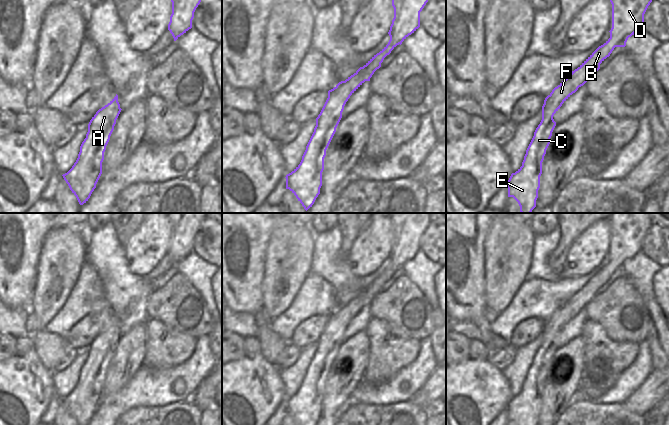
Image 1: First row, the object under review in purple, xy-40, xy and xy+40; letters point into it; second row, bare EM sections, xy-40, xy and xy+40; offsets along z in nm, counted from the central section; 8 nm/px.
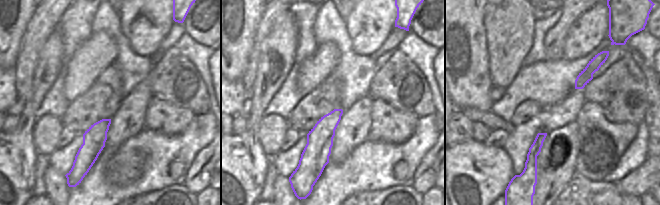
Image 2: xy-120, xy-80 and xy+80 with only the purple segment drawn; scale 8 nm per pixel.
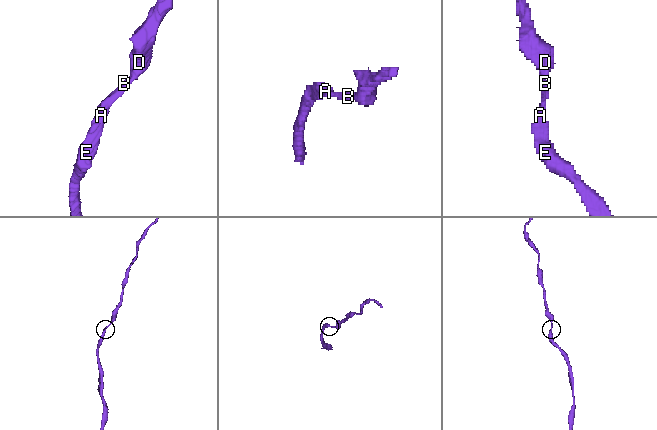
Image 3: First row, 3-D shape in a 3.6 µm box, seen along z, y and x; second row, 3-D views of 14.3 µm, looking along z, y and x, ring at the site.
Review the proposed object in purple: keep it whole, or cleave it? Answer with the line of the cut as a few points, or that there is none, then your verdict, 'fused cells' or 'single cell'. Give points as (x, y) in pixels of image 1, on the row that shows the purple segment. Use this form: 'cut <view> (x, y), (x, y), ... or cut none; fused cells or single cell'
cut none; single cell

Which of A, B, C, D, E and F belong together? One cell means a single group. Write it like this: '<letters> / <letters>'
A B C D E F

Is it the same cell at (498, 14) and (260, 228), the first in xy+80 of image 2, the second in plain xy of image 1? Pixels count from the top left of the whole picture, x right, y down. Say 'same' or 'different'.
different

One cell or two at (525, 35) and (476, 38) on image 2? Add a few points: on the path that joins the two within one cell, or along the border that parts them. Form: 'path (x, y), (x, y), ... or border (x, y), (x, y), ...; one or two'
border (482, 14), (486, 55), (489, 60); two

